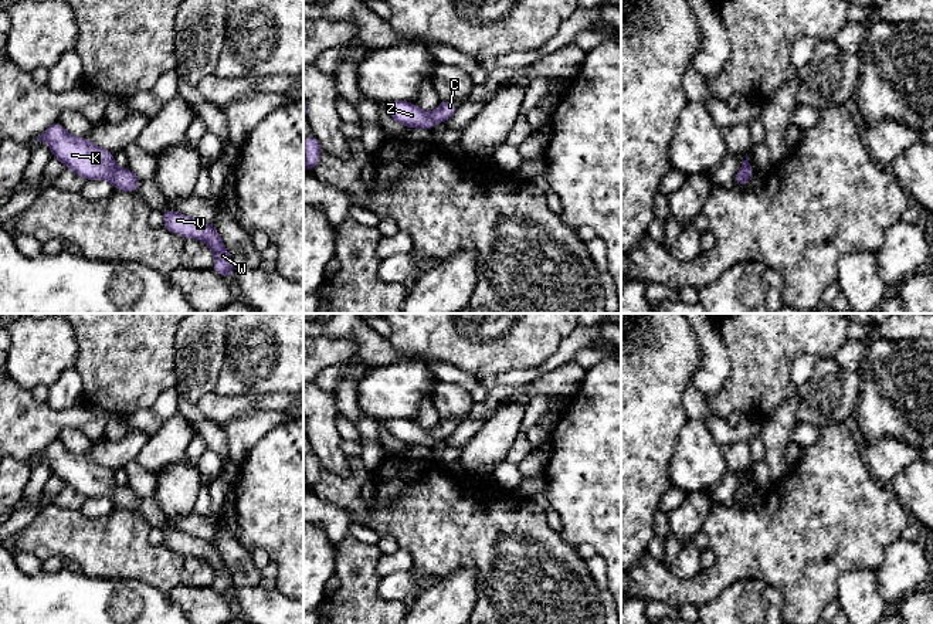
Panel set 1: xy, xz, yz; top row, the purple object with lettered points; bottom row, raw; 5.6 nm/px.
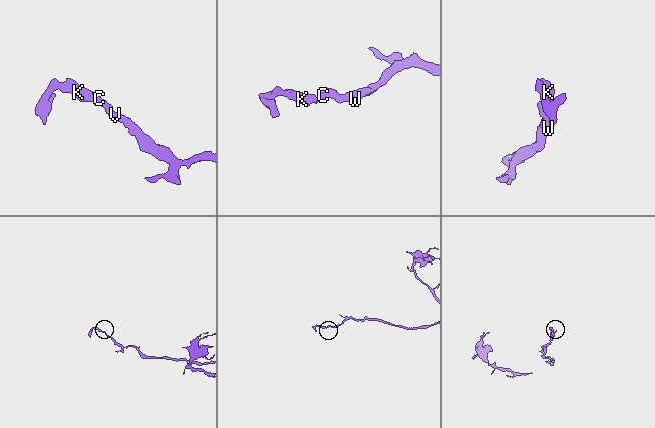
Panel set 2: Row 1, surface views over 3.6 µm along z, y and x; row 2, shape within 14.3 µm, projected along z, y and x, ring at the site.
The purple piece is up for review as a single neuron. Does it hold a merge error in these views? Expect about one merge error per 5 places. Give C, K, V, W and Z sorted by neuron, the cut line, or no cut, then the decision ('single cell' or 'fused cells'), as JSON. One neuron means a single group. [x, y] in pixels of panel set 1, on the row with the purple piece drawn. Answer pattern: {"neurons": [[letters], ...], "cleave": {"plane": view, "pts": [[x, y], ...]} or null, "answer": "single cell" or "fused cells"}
{"neurons": [["C", "K", "V", "W", "Z"]], "cleave": null, "answer": "single cell"}

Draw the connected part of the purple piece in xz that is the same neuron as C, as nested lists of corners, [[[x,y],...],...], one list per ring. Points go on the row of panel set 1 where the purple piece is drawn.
[[[408,101],[386,102],[389,115],[406,128],[424,128],[431,130],[437,122],[449,121],[458,109],[454,101],[441,101],[435,111],[427,113]]]

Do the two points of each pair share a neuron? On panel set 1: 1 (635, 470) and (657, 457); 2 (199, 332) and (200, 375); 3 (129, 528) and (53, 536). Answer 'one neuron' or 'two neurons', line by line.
1: one neuron
2: one neuron
3: one neuron

